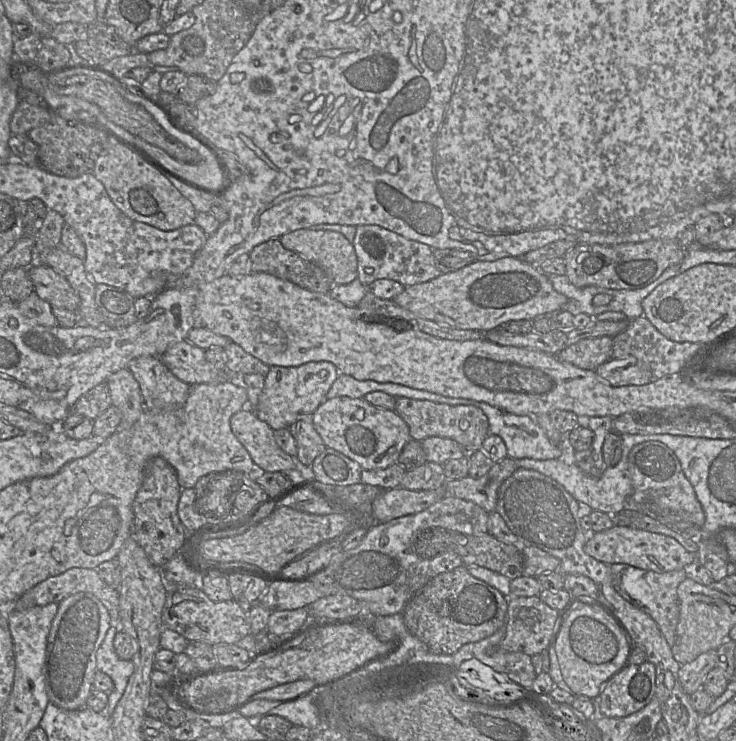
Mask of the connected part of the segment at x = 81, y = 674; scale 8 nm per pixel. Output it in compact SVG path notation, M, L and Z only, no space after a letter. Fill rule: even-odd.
M76 593L58 603L58 611L47 639L43 666L45 688L50 703L69 711L86 706L92 690L96 668L96 652L112 626L104 605L90 593Z

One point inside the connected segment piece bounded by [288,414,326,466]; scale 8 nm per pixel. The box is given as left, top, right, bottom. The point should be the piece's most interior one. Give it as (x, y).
(309, 443)

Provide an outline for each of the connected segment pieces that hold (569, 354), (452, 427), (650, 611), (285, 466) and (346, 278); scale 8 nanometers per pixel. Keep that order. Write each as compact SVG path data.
M597 336L582 339L561 350L556 356L580 369L596 370L612 358L613 337Z
M396 398L395 412L409 427L410 437L422 441L427 437L444 437L459 443L466 454L482 449L485 438L489 435L489 421L484 412L473 405L450 405L430 400Z
M611 564L609 569L614 589L626 601L648 614L658 625L669 646L672 647L675 643L676 628L679 620L677 588L687 578L685 571L681 569L657 573L627 564Z
M244 408L235 413L230 418L230 427L261 470L278 472L295 468L295 457L285 453L278 446L275 431L260 420L252 409Z
M298 229L279 238L281 244L301 257L319 265L335 285L349 284L358 276L358 260L353 244L333 230Z

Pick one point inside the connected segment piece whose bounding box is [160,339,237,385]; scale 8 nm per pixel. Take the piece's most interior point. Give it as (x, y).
(187, 362)

